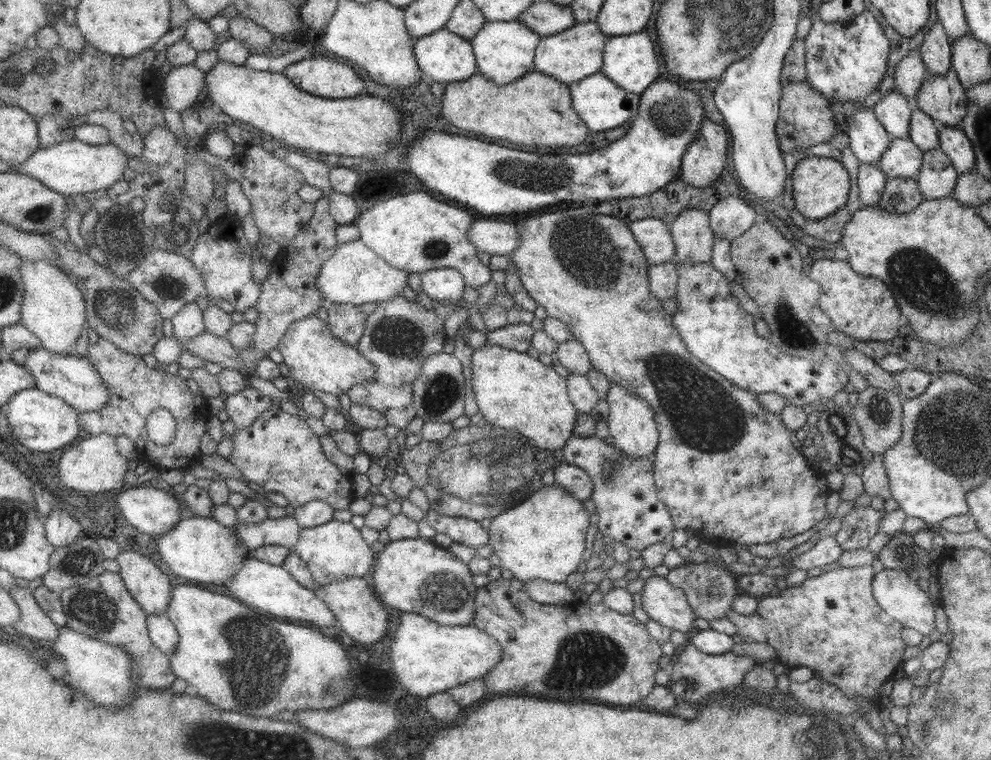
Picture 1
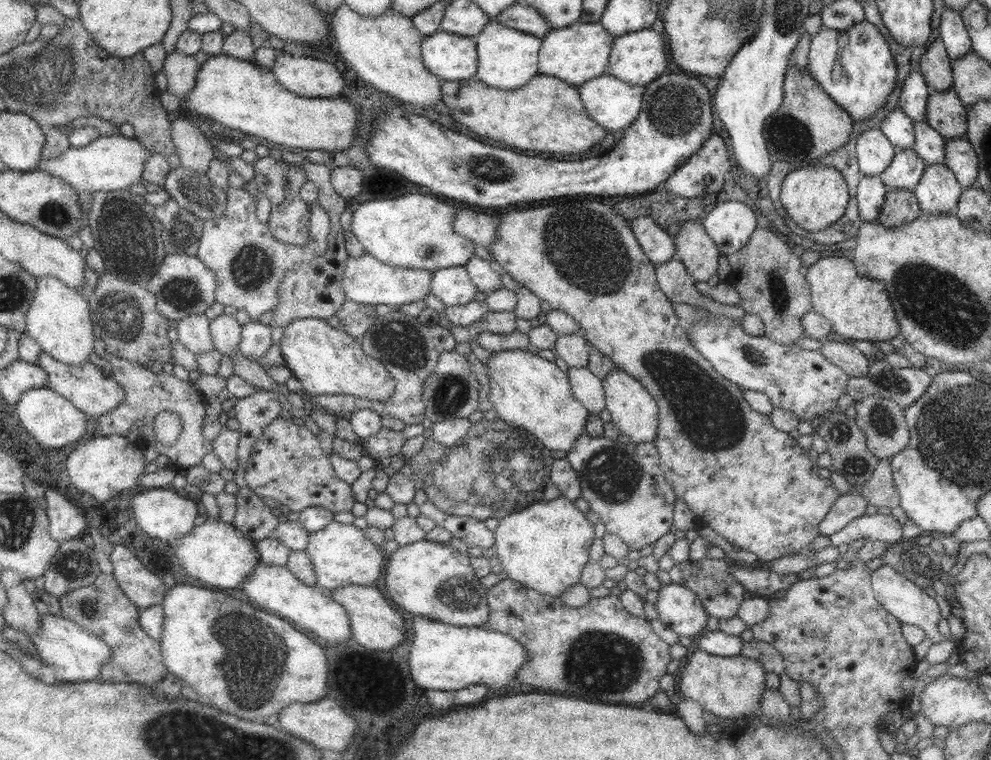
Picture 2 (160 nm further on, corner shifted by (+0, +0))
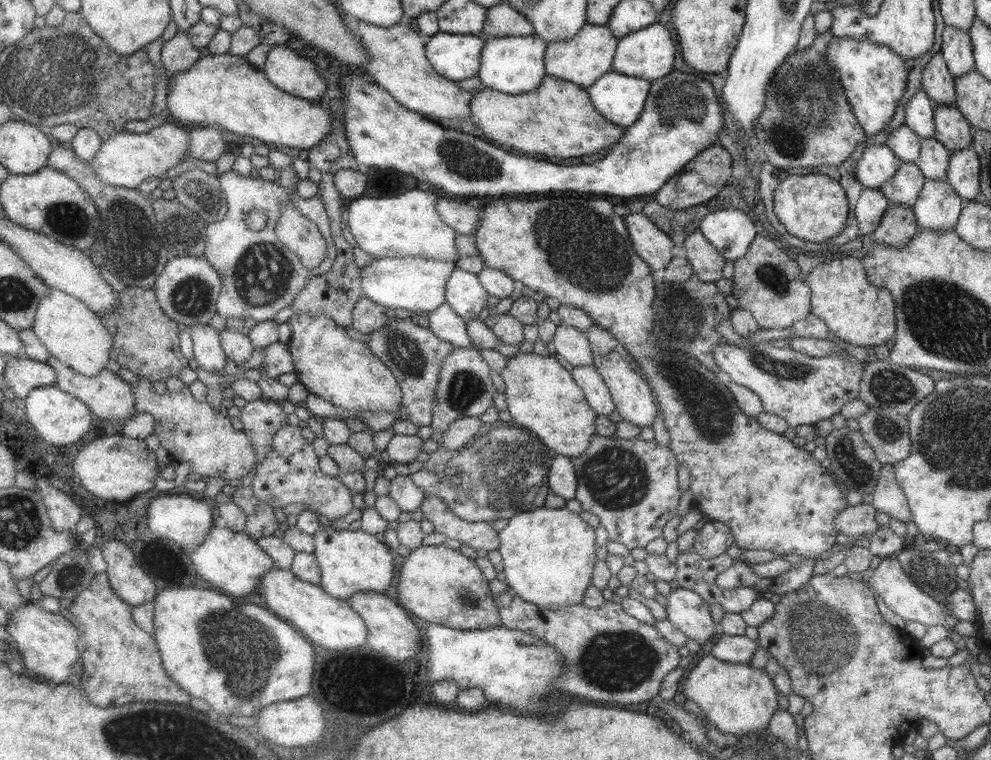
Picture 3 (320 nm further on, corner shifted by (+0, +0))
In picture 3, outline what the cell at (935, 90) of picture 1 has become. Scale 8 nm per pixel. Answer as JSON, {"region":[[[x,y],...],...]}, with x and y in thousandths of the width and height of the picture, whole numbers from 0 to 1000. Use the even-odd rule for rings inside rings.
{"region":[[[946,138],[941,146],[942,183],[959,200],[979,193],[981,167],[964,138]]]}

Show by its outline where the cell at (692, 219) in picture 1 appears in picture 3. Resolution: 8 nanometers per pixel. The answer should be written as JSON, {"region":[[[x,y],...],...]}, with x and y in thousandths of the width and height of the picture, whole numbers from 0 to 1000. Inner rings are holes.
{"region":[[[705,303],[693,308],[689,326],[691,326],[692,342],[705,368],[721,372],[729,366],[728,353],[732,341],[711,316]]]}

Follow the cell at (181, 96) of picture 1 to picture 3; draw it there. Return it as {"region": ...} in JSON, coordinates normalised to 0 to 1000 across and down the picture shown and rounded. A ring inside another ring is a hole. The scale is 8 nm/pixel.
{"region":[[[179,41],[174,50],[163,57],[161,78],[165,91],[173,99],[189,92],[202,74],[188,41]]]}

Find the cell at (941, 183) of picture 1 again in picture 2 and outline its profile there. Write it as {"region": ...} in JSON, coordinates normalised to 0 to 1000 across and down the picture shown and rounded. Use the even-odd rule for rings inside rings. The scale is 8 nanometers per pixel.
{"region":[[[952,214],[937,216],[932,221],[927,239],[919,251],[934,282],[962,282],[973,247]]]}

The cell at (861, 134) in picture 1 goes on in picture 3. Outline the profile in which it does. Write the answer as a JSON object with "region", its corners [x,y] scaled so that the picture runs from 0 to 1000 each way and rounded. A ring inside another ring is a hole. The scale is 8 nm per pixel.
{"region":[[[893,189],[873,192],[869,208],[865,212],[863,232],[865,239],[873,247],[889,247],[892,239],[903,229],[909,211]]]}

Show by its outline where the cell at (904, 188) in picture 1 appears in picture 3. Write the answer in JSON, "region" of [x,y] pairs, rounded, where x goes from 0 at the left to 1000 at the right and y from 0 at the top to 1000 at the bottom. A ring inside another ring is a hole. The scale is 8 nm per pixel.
{"region":[[[896,270],[878,314],[883,322],[909,328],[925,309],[925,300],[920,271]]]}

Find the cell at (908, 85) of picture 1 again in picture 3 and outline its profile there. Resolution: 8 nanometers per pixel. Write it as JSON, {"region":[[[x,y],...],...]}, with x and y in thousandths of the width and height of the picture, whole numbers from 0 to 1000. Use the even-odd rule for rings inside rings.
{"region":[[[927,118],[913,141],[912,163],[928,183],[942,179],[941,146],[947,137]]]}

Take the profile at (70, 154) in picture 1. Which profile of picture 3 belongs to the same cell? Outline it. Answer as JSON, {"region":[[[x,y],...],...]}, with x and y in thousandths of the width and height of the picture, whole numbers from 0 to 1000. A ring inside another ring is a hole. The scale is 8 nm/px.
{"region":[[[166,161],[146,175],[125,171],[104,184],[98,203],[88,216],[107,243],[137,249],[143,237],[154,232],[161,237],[169,224],[181,217],[182,211],[192,203],[191,188],[190,174],[173,161]]]}

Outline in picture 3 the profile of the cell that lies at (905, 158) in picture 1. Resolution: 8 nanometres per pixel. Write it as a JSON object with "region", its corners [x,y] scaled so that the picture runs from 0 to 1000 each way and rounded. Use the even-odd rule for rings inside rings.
{"region":[[[909,213],[903,229],[895,239],[892,239],[887,250],[896,263],[896,270],[920,271],[933,238],[934,234],[929,229],[927,220],[922,213]]]}

